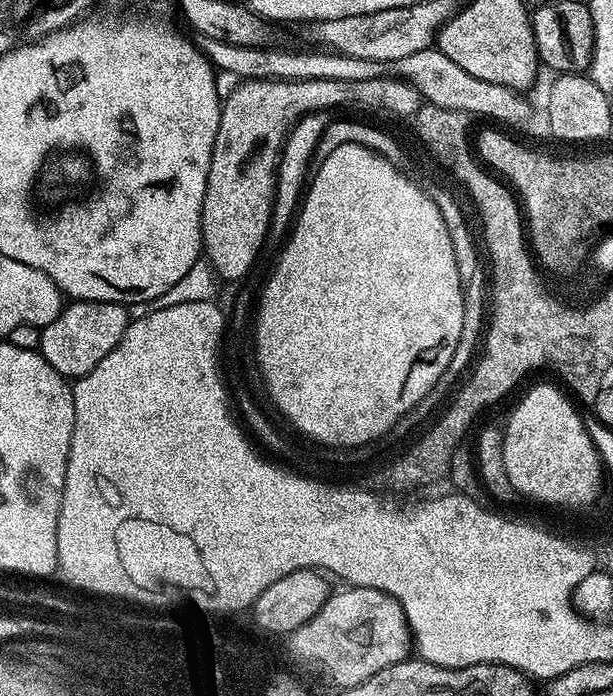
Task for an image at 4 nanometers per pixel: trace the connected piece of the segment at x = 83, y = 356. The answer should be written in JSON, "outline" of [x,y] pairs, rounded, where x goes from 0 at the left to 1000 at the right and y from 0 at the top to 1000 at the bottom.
{"outline":[[[117,431],[73,471],[65,473],[64,507],[108,543],[129,543],[147,537],[199,491],[212,464],[212,448],[201,437],[158,431]]]}

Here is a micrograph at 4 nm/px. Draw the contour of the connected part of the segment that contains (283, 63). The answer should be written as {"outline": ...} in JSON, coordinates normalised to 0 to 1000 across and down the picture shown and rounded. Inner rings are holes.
{"outline":[[[333,57],[330,63],[330,73],[333,82],[346,92],[347,99],[357,101],[361,105],[374,103],[375,108],[385,109],[392,115],[543,115],[545,118],[584,118],[586,115],[595,115],[597,112],[617,112],[618,109],[630,109],[638,105],[638,108],[666,116],[666,119],[674,121],[685,131],[687,139],[697,148],[706,149],[708,152],[721,152],[728,158],[747,158],[749,161],[762,161],[765,168],[777,170],[777,167],[791,167],[791,174],[808,175],[816,181],[829,181],[822,178],[848,178],[853,172],[861,172],[868,167],[868,155],[853,144],[850,134],[838,126],[827,126],[825,124],[812,124],[809,118],[786,118],[786,112],[773,112],[773,106],[767,106],[760,101],[754,101],[754,95],[746,95],[742,89],[734,89],[734,83],[728,83],[728,78],[721,78],[718,70],[706,66],[697,69],[695,72],[682,72],[682,78],[669,78],[669,83],[649,83],[649,89],[602,89],[597,83],[571,83],[569,80],[560,80],[550,75],[538,75],[533,72],[502,72],[509,75],[467,75],[460,69],[444,69],[445,66],[432,66],[429,69],[403,69],[401,66],[388,66],[387,63],[370,63],[369,60],[349,60],[347,57]]]}

